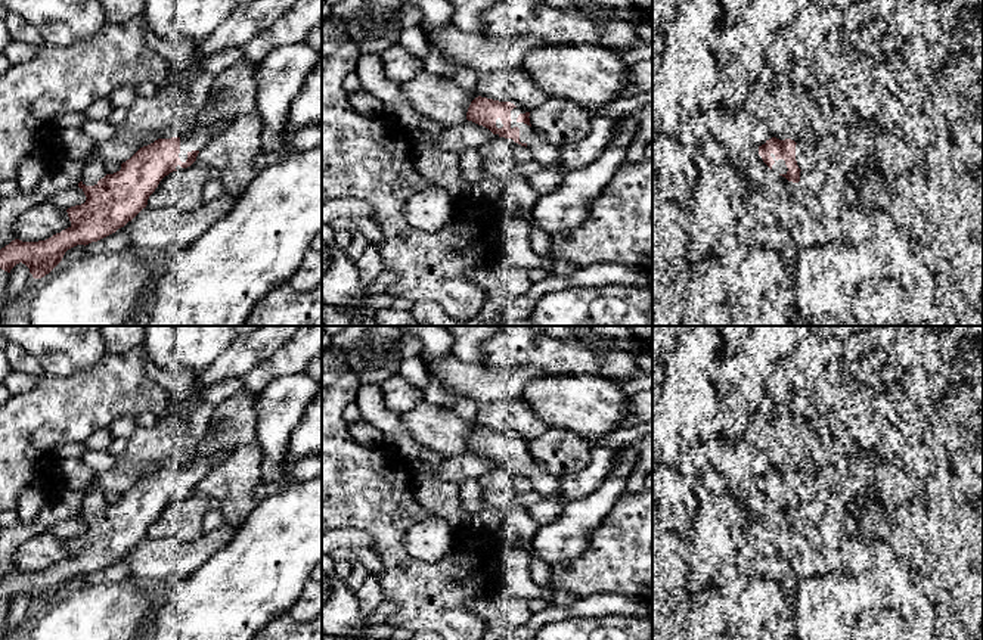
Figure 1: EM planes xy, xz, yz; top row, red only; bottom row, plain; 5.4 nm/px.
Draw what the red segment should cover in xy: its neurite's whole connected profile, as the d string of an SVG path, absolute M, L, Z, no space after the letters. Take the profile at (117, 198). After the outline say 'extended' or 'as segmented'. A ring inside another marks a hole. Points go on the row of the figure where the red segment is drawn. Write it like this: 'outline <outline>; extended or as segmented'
outline M220 119L204 124L182 139L158 139L140 147L121 164L120 171L106 174L94 186L80 181L78 187L87 199L66 209L71 226L46 240L12 240L0 249L0 268L10 273L22 262L34 279L41 279L62 261L68 249L115 233L146 208L149 196L165 175L190 167L199 150L227 122Z; extended

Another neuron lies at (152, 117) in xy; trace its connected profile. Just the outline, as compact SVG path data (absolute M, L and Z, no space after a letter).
M198 52L193 63L180 72L173 72L171 81L159 87L154 97L139 96L127 109L127 119L120 131L148 136L151 143L165 139L165 133L187 103L190 83L202 72L204 60L205 56Z

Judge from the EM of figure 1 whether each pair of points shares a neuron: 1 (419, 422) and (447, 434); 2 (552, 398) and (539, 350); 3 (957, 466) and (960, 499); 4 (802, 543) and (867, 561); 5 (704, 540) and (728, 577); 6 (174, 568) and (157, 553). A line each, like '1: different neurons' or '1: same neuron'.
1: same neuron
2: different neurons
3: different neurons
4: different neurons
5: different neurons
6: same neuron

